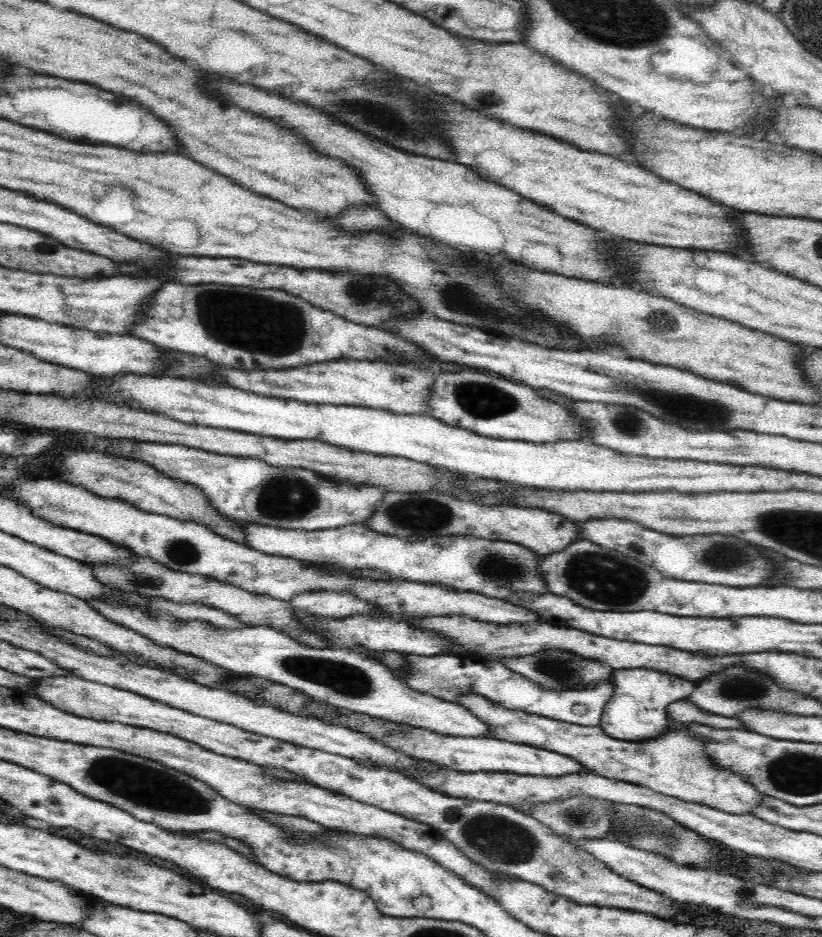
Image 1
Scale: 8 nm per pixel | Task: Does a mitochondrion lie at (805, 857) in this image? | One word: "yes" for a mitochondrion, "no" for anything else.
no

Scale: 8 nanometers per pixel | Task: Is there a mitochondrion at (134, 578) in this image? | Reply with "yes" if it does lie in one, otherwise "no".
yes

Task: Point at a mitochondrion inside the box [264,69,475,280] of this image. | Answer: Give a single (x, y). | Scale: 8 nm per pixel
(370, 113)

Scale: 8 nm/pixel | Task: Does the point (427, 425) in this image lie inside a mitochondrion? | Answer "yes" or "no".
no

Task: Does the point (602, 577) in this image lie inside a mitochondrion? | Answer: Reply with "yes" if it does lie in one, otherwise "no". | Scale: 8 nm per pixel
yes

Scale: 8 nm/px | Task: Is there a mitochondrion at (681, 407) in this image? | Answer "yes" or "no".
yes

